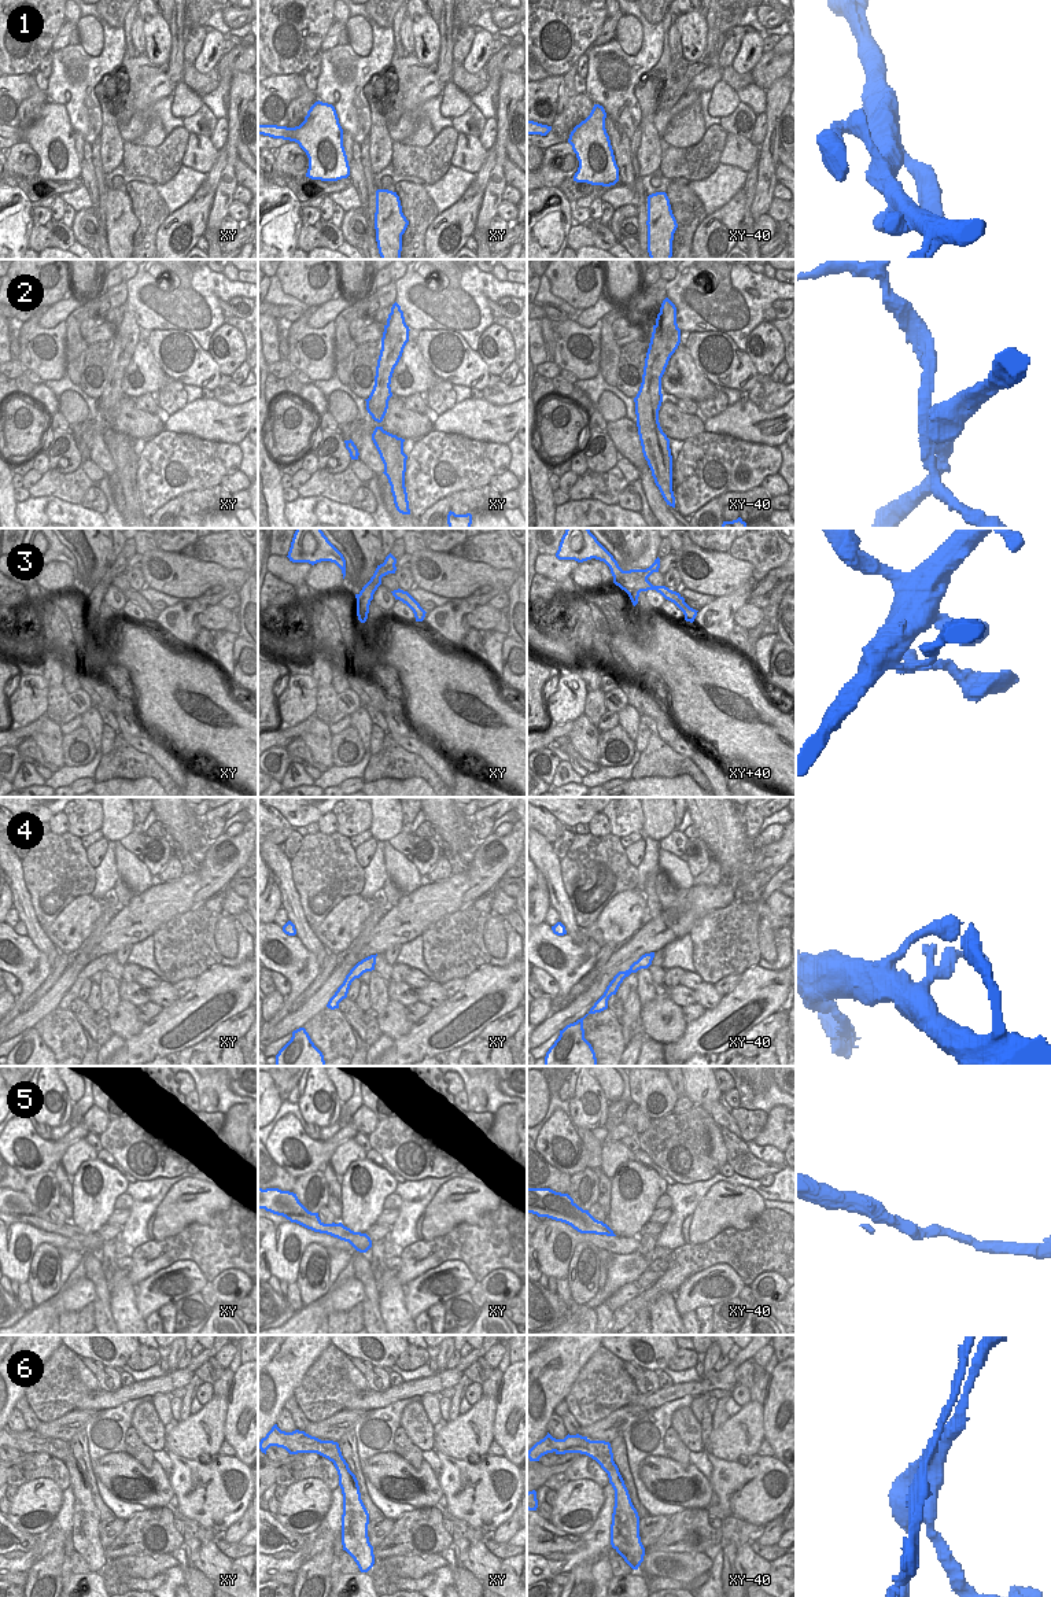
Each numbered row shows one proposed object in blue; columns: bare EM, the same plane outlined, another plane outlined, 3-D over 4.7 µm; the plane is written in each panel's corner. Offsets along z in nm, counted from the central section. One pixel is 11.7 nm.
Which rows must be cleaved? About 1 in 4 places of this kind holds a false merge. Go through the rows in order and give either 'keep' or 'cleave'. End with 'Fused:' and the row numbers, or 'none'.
1: keep
2: cleave
3: cleave
4: keep
5: keep
6: cleave
Fused: 2, 3, 6

